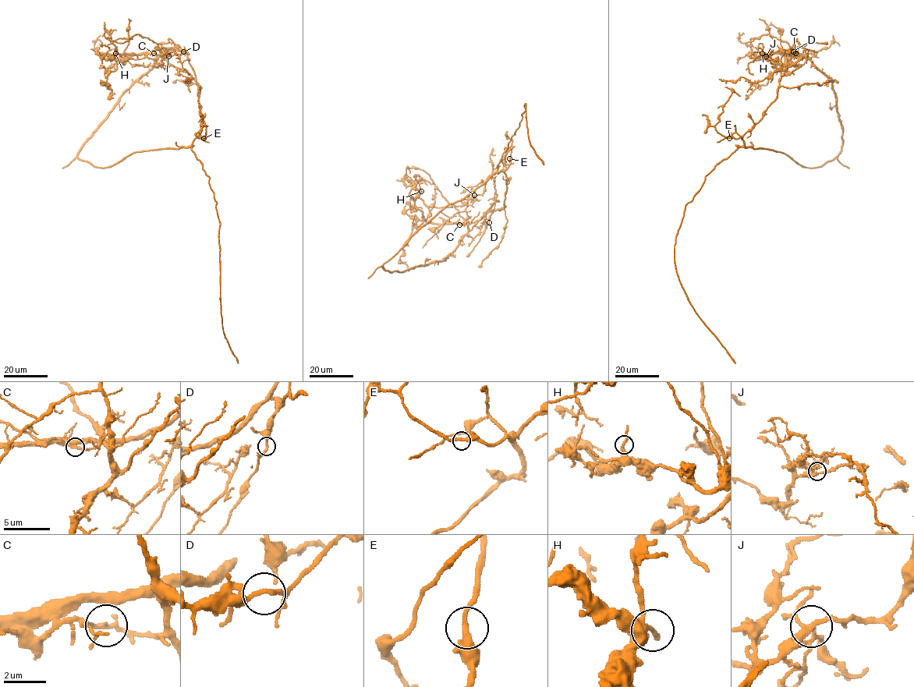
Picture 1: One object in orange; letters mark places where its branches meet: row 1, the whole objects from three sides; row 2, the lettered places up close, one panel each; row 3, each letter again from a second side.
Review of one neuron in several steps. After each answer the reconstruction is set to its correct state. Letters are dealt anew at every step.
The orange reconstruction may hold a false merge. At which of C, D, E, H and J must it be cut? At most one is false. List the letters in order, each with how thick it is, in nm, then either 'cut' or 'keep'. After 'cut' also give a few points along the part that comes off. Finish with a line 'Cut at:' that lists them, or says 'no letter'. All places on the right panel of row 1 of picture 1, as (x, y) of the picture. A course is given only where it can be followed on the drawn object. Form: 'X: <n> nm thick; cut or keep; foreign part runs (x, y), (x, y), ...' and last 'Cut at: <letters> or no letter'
C: 200 nm thick; cut; foreign part runs (795, 53), (781, 64), (767, 57), (756, 59), (753, 54), (742, 57), (738, 64)
D: 200 nm thick; keep
E: 280 nm thick; keep
H: 200 nm thick; keep
J: 200 nm thick; keep
Cut at: C

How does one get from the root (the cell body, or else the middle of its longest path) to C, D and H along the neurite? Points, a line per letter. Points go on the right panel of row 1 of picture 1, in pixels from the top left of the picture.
C: (740, 147), (743, 144), (742, 137), (777, 97), (781, 51), (792, 48), (795, 53)
D: (740, 147), (743, 144), (742, 137), (761, 118), (762, 113), (777, 97), (781, 56), (793, 51)
H: (740, 147), (743, 144), (742, 137), (777, 97), (781, 51), (792, 48), (795, 54), (781, 64), (762, 53)

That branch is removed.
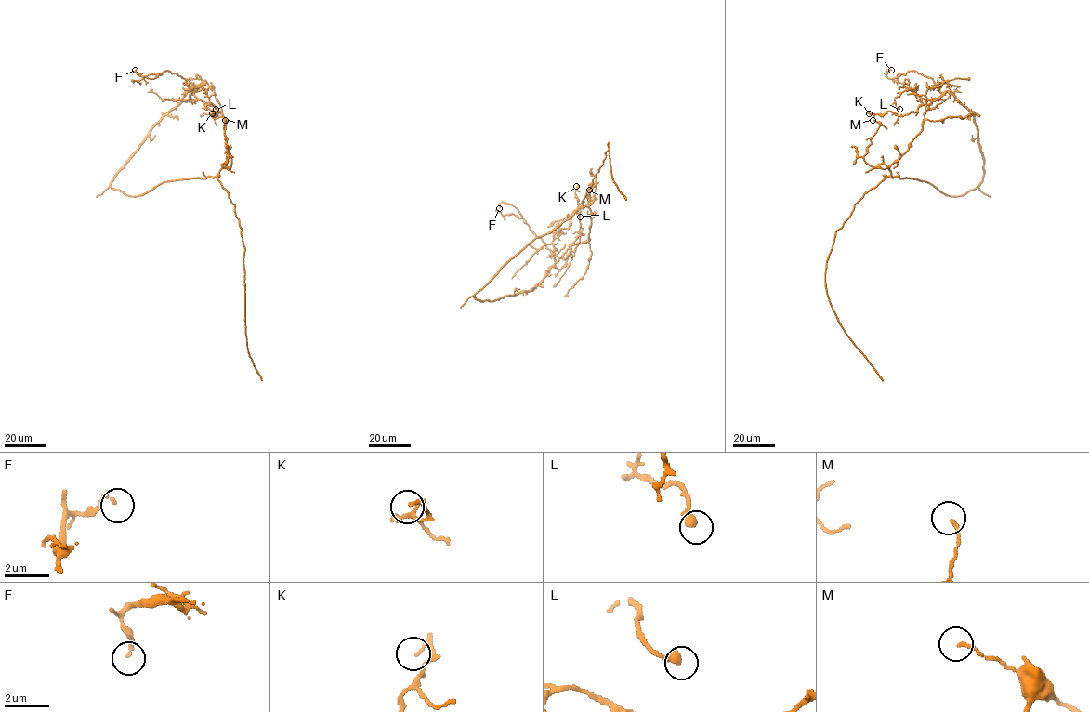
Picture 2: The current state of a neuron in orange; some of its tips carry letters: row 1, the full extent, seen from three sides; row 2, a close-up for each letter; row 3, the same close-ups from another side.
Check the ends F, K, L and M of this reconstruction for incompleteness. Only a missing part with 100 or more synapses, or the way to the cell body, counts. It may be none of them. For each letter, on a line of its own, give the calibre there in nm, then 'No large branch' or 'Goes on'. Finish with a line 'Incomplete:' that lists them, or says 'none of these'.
F: Thickness 140 nm. No large branch
K: Thickness 140 nm. No large branch
L: Thickness 380 nm. No large branch
M: Thickness 130 nm. No large branch
Incomplete: none of these

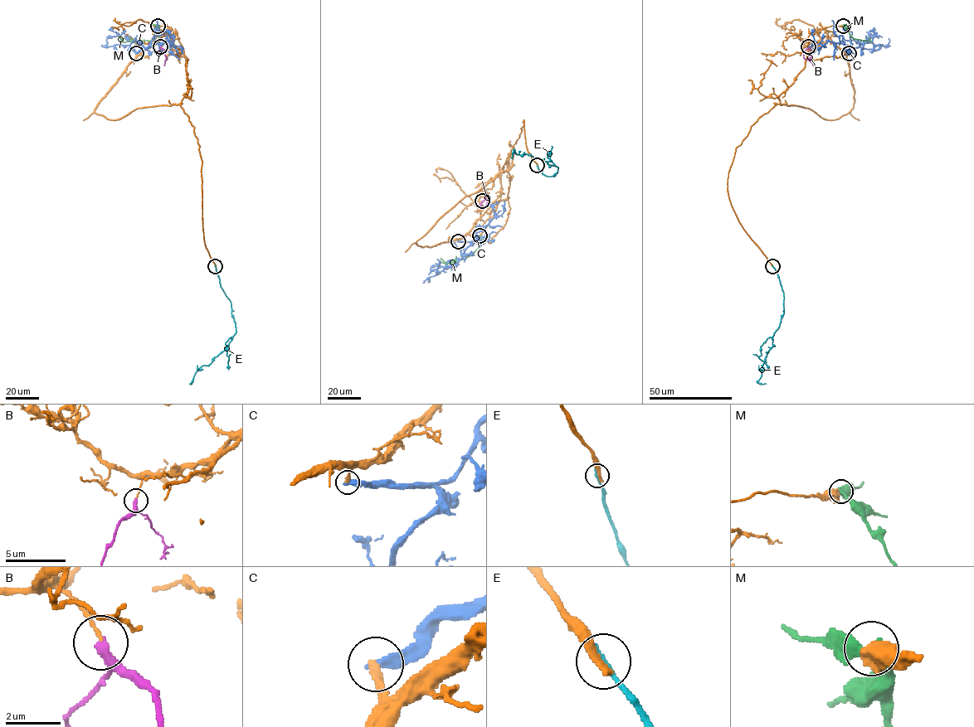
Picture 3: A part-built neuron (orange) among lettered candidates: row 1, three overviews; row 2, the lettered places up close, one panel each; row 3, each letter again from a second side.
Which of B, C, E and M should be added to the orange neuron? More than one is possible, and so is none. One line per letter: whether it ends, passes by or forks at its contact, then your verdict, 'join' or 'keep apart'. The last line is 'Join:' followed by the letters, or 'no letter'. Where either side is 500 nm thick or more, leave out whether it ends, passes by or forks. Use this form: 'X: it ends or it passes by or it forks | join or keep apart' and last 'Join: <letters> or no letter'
B: it passes by | keep apart
C: it ends | keep apart
E: it ends | keep apart
M: keep apart
Join: no letter

